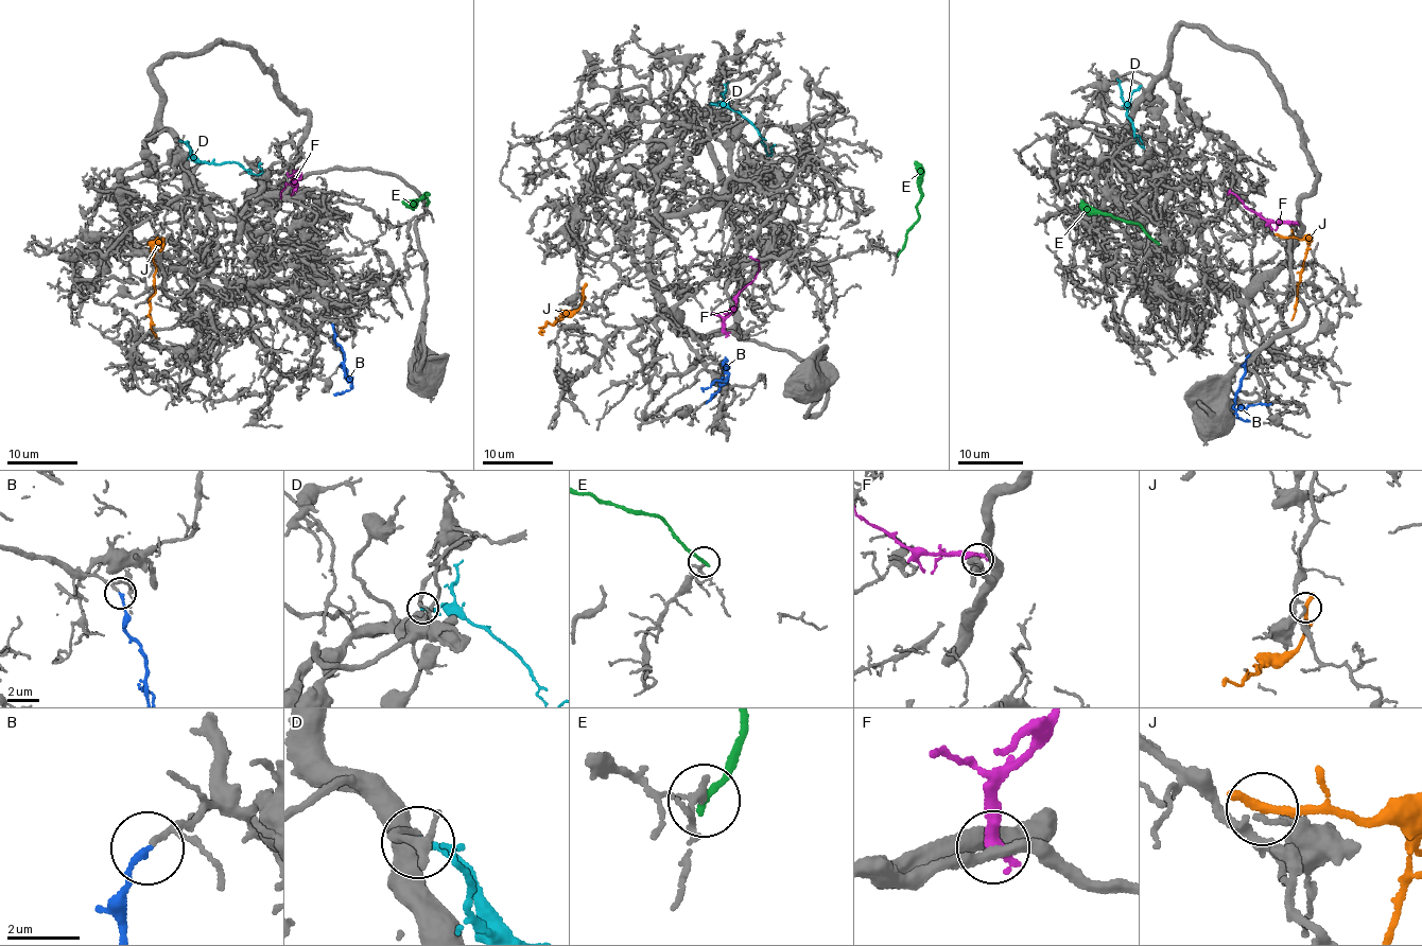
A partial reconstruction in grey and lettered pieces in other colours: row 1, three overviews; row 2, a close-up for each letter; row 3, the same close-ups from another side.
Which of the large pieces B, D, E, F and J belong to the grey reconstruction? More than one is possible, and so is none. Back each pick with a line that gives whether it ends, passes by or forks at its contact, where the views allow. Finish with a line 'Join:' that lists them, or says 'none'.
B: it ends
Join: B

